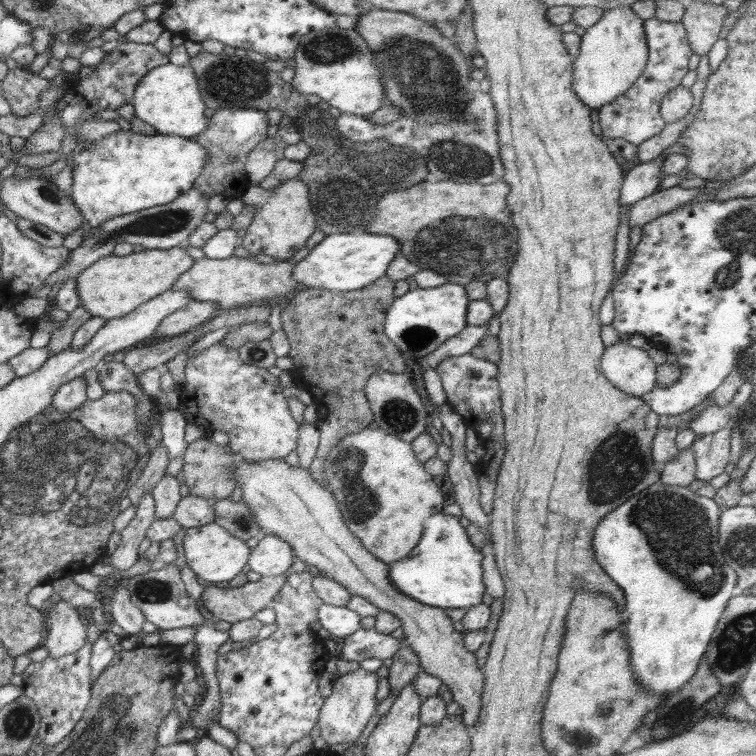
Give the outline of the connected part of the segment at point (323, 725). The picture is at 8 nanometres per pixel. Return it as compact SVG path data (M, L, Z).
M357 670L332 679L332 694L325 698L317 724L320 736L331 744L348 744L357 740L370 718L377 712L377 676L373 672Z

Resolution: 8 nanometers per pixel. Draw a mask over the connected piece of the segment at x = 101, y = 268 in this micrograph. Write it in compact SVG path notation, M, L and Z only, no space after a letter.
M184 246L166 250L146 249L126 256L103 256L76 276L80 306L93 317L106 320L122 318L144 302L174 288L180 275L192 268L192 264L194 259Z

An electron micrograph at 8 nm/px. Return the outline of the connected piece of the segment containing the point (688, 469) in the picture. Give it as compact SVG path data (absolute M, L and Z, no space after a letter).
M684 448L680 450L680 454L670 460L664 462L664 468L660 475L660 482L667 485L680 485L688 487L691 482L696 480L696 463L692 448Z

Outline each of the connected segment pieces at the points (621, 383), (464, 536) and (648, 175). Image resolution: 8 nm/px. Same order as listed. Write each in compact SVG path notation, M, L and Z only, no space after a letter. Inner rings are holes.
M621 340L605 347L601 369L612 385L628 395L642 397L657 385L657 365L648 351Z
M436 512L422 523L422 535L409 556L391 564L393 584L412 599L440 608L472 608L482 603L484 553L470 540L467 530L452 514Z
M663 160L642 163L626 172L620 189L620 207L632 206L635 202L650 196L660 188L663 174Z

